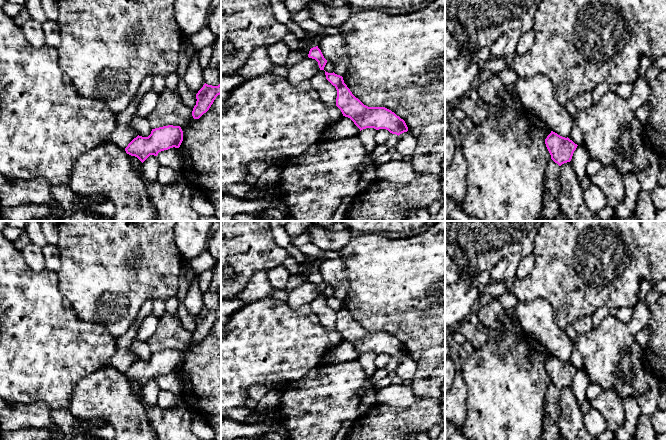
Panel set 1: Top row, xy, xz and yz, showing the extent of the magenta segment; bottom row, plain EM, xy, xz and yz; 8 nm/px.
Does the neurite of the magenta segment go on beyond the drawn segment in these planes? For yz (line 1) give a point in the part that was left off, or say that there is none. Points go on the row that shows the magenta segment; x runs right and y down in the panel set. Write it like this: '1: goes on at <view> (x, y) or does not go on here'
1: does not go on here

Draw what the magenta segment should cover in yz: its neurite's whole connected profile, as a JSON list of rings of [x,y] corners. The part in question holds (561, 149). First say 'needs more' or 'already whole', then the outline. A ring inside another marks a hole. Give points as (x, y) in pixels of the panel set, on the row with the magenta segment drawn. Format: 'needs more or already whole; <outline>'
already whole; [[[553,131],[545,139],[545,144],[551,159],[559,166],[571,161],[573,153],[578,146],[568,137],[562,137]]]

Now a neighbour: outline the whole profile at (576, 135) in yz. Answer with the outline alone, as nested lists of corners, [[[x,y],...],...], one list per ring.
[[[575,122],[568,138],[577,145],[584,145],[583,133],[580,128],[575,124]]]

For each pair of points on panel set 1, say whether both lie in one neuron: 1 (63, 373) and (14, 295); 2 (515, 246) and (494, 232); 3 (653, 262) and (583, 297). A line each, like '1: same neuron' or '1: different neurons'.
1: same neuron
2: same neuron
3: same neuron

